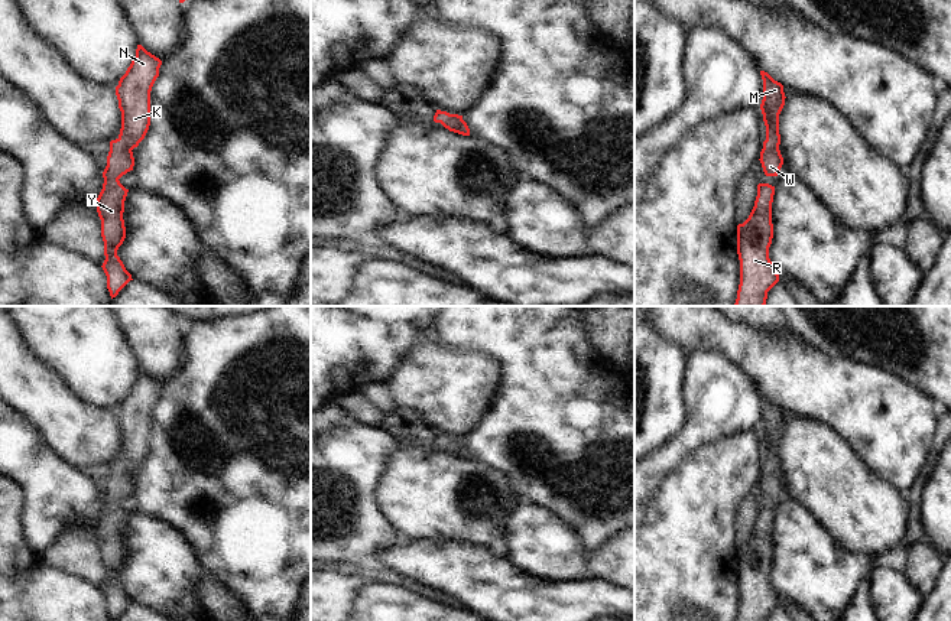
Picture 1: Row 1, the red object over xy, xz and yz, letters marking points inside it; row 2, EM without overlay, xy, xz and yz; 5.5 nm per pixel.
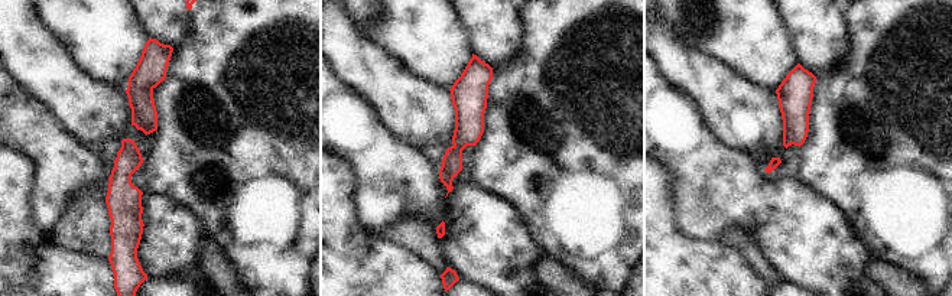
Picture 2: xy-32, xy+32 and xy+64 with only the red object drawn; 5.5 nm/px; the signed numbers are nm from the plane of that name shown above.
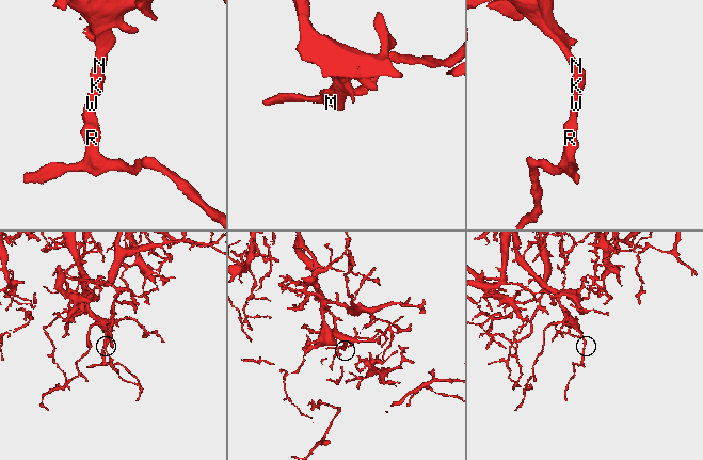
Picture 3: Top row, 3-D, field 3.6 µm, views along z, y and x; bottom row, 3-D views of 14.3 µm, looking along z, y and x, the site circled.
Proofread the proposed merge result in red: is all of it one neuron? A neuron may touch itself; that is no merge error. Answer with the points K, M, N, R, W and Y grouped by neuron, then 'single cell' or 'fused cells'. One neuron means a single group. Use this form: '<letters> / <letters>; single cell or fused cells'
K M N R W Y; single cell

